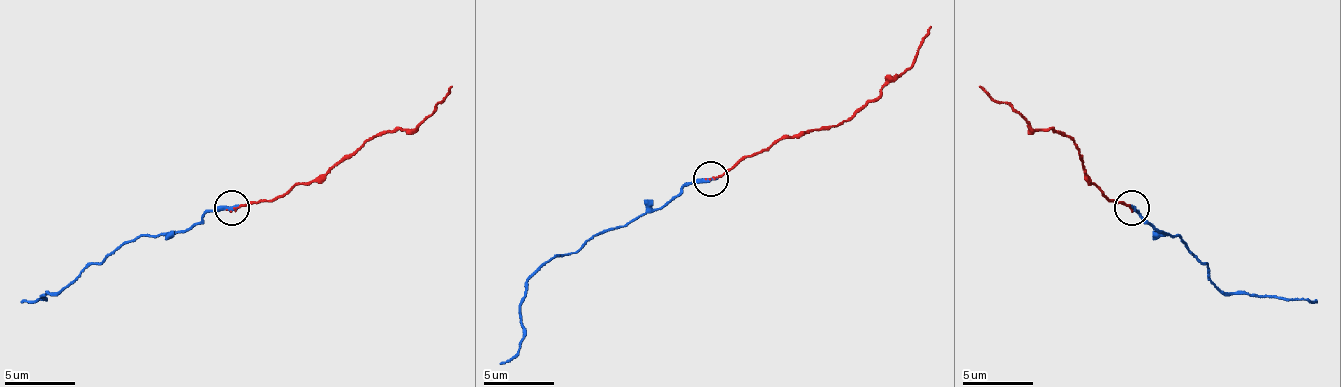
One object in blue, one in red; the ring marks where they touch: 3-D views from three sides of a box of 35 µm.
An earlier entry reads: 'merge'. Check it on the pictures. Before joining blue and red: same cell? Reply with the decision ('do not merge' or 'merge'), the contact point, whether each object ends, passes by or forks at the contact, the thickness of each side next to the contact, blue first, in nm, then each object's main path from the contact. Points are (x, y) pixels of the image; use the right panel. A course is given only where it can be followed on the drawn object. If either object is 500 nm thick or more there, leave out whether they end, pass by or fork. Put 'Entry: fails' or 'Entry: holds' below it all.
merge; at (1132, 208); blue ends there; red ends there; 360 nm thick on the blue side, 120 nm on the other; blue runs (1133, 207), (1157, 231), (1178, 235), (1206, 263), (1206, 277), (1217, 288), (1235, 295), (1316, 298); red runs (1133, 210), (1108, 200), (1090, 182), (1080, 151), (1066, 136), (1034, 129), (1009, 105), (978, 87)
Entry: holds

